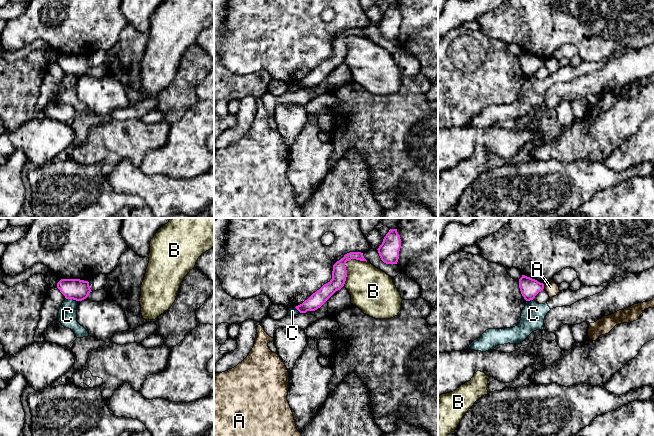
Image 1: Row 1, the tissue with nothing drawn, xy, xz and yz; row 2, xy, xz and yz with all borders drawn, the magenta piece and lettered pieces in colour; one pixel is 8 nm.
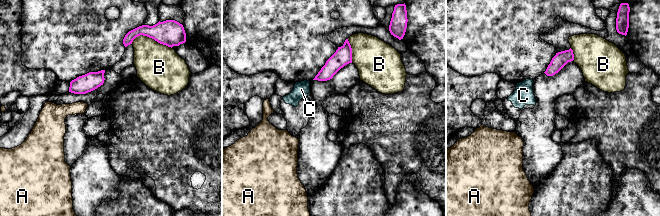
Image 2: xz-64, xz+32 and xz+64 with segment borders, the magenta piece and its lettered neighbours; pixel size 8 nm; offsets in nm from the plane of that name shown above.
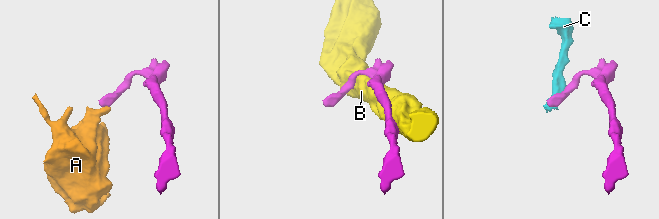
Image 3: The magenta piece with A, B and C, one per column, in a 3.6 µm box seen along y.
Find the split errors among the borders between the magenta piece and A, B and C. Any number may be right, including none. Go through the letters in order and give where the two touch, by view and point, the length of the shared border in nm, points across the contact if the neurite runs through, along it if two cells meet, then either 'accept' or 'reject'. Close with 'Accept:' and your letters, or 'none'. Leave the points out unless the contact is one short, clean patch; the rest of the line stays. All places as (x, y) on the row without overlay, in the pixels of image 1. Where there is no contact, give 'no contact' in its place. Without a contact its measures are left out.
A: yz (543, 62) | 40 nm | along yz (543, 60), (544, 64) | reject
B: xz (345, 39) | 260 nm | reject
C: xy (72, 74) | 100 nm | along xy (66, 74), (72, 74), (77, 77) | reject
Accept: none

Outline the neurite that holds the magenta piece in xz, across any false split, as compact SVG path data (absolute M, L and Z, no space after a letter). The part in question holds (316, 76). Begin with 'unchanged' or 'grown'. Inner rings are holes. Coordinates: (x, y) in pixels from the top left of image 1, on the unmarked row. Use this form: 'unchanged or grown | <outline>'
unchanged | M350 28L345 30L343 34L333 41L332 55L295 84L300 89L315 87L320 84L336 67L344 62L347 53L345 40L351 35L367 38L361 28Z

